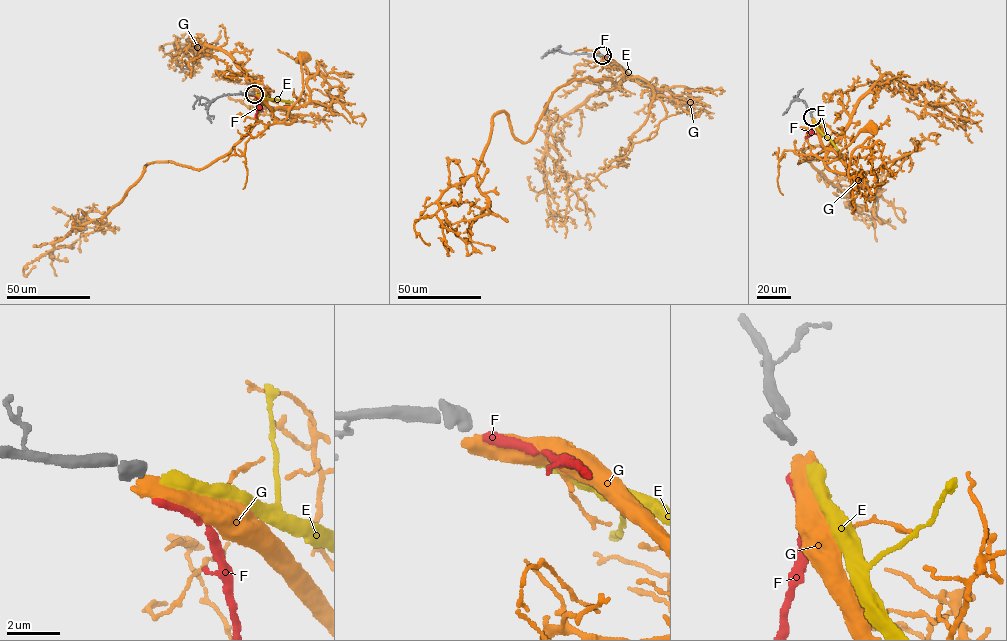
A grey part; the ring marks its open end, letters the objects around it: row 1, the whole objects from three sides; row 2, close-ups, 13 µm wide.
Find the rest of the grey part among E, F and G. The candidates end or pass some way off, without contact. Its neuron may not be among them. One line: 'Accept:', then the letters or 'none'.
Accept: E

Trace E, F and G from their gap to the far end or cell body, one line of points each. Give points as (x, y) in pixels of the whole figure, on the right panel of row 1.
E: (813, 119), (840, 153)
F: (812, 119), (811, 131), (805, 138)
G: (812, 118), (825, 150), (825, 163), (838, 158), (842, 148), (860, 132), (870, 128)

